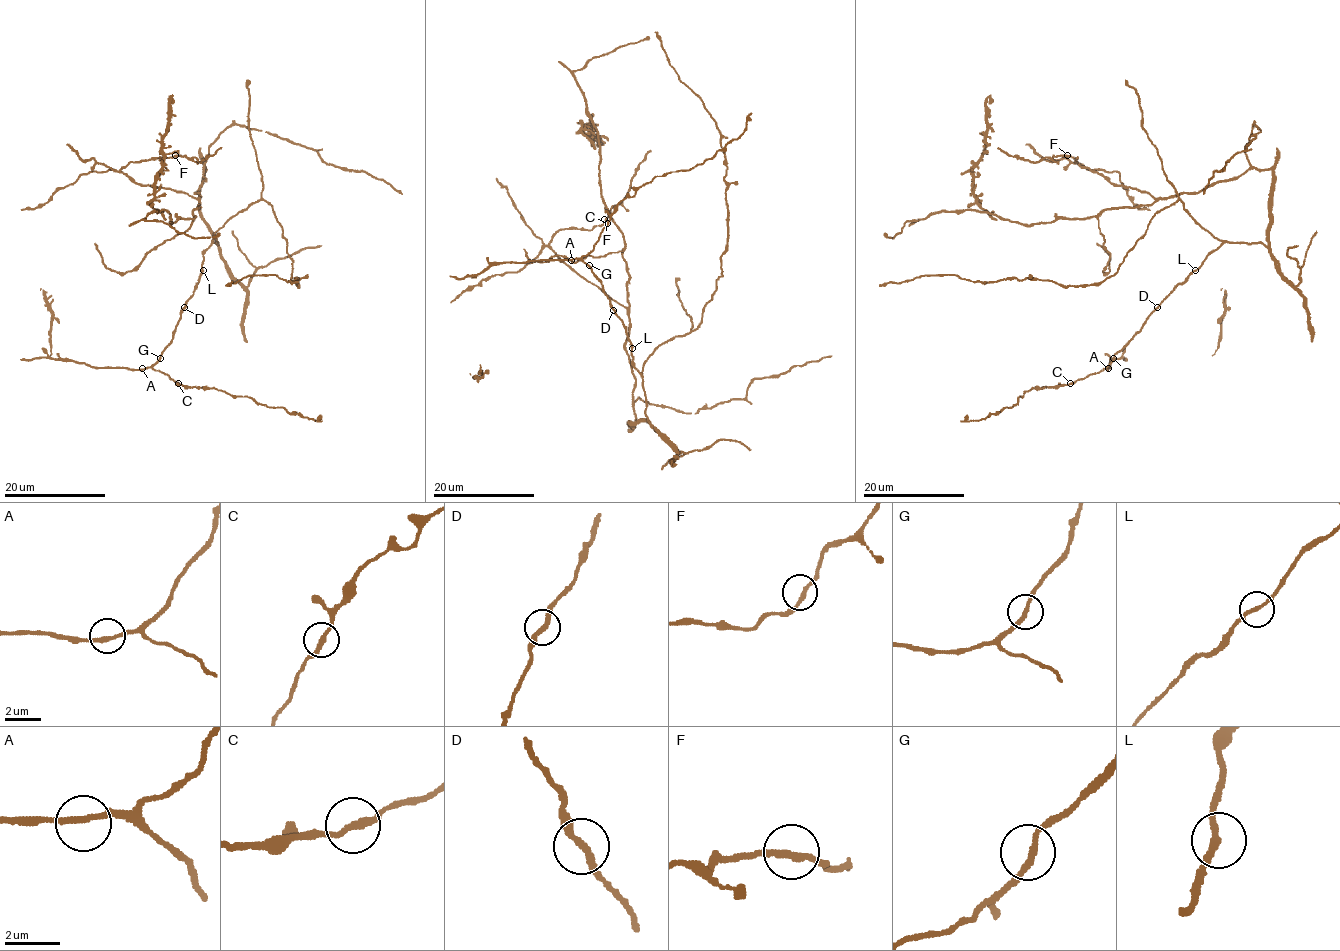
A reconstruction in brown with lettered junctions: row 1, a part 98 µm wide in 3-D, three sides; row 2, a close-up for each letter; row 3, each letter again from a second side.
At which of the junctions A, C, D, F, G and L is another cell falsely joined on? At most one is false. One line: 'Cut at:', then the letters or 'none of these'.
Cut at: none of these

